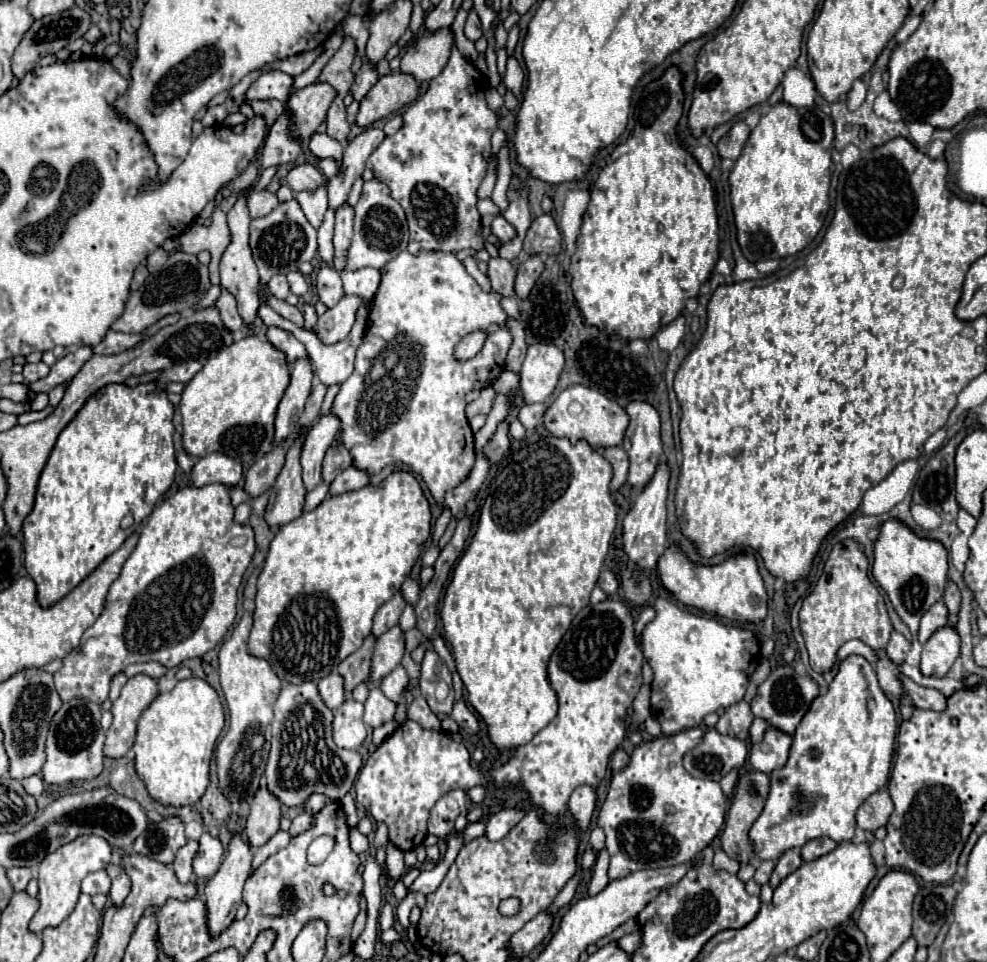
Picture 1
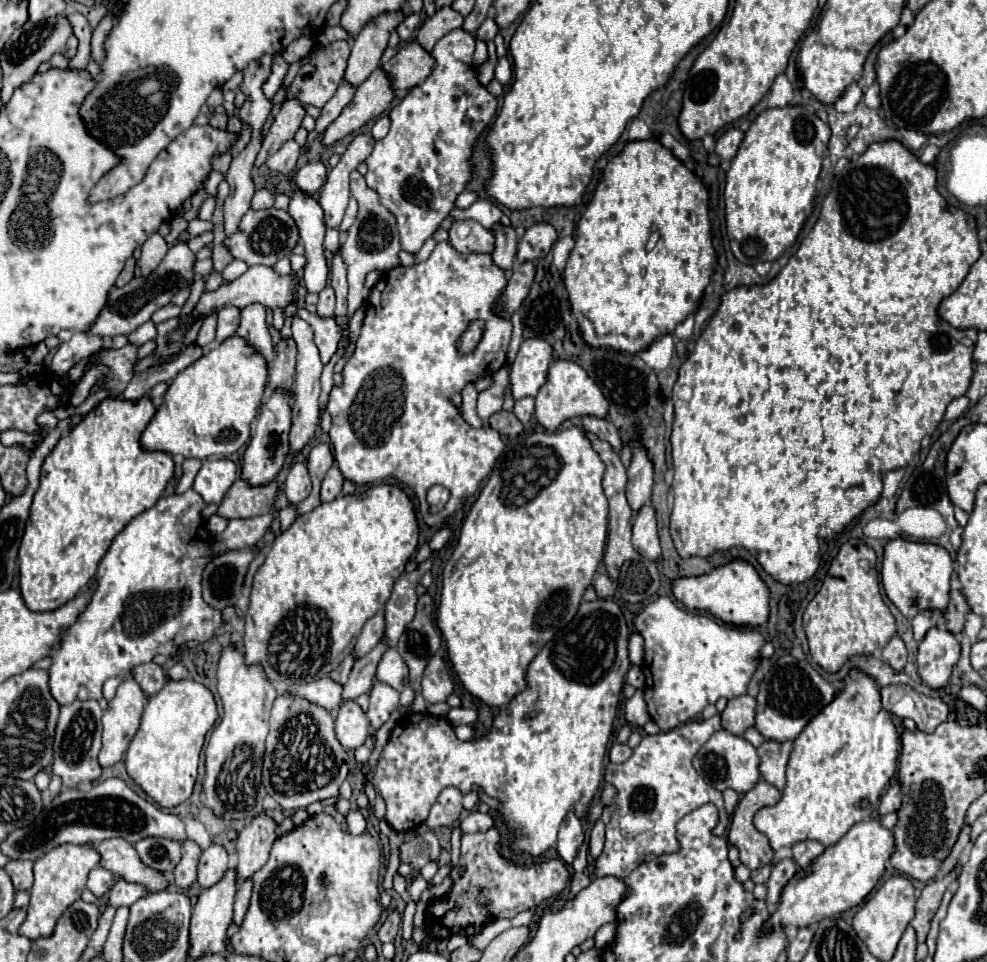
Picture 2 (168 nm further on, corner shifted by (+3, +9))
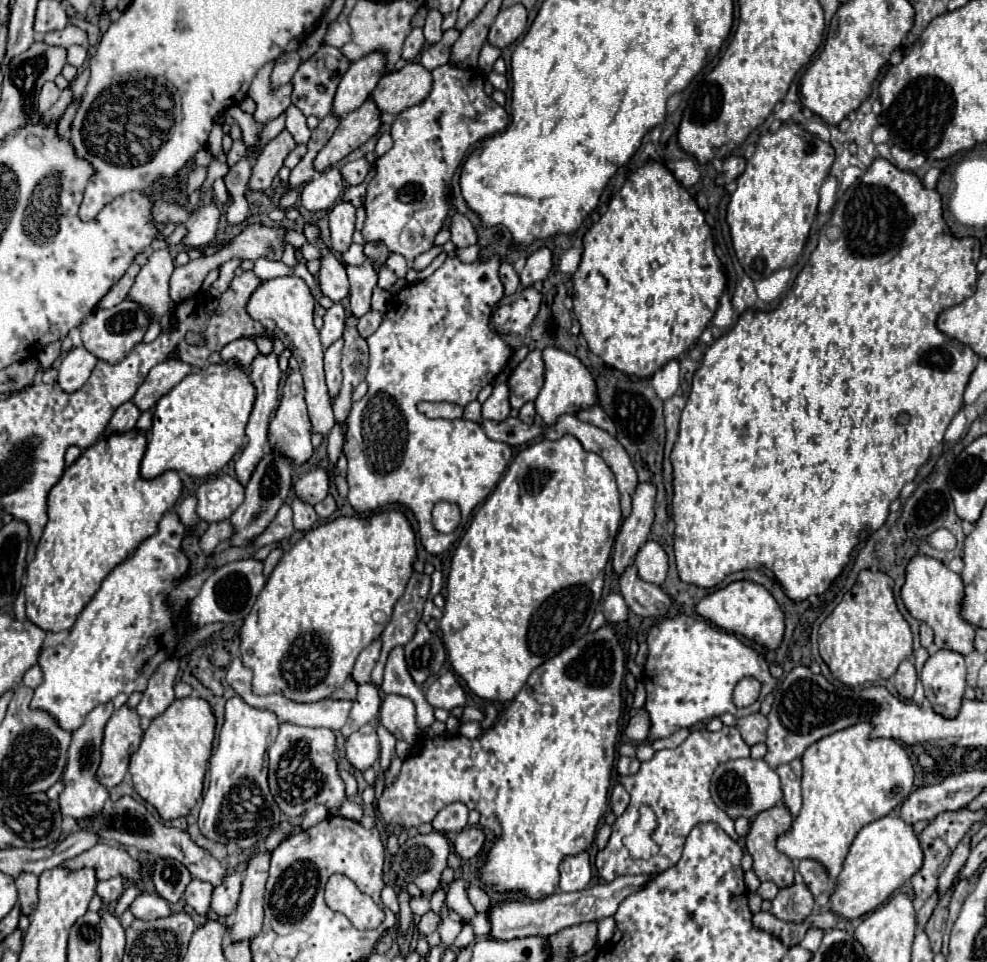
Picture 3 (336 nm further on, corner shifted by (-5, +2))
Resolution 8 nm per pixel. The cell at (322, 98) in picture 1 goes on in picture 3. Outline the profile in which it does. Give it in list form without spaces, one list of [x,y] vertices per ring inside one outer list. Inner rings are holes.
[[[283,129],[275,139],[271,139],[261,149],[261,155],[255,159],[249,187],[255,191],[267,191],[271,187],[275,175],[283,167],[285,157],[293,151],[293,147],[295,147],[295,139],[287,129]]]

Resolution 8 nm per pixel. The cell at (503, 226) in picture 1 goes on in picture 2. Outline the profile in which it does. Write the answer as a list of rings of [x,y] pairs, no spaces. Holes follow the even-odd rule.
[[[495,224],[491,230],[495,236],[495,250],[491,254],[493,262],[501,270],[511,270],[515,262],[515,252],[517,252],[515,230],[511,226],[501,226],[501,224]]]

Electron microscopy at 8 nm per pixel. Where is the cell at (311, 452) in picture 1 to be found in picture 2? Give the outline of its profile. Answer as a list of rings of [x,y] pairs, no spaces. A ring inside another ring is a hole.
[[[299,462],[291,468],[287,480],[285,480],[285,496],[291,504],[303,502],[311,492],[311,480],[305,468],[305,462]]]

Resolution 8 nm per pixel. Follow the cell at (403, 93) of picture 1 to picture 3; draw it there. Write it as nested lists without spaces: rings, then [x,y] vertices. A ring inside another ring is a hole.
[[[367,99],[361,107],[345,115],[329,139],[329,143],[319,151],[313,165],[317,171],[325,171],[327,167],[335,165],[359,145],[369,141],[381,127],[381,111],[373,99]]]

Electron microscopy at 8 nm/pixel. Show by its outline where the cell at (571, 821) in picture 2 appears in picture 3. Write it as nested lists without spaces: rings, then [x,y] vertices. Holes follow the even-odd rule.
[[[581,851],[577,855],[567,855],[561,861],[561,881],[559,881],[559,889],[561,891],[581,891],[589,885],[591,879],[591,861],[589,861],[589,853]]]

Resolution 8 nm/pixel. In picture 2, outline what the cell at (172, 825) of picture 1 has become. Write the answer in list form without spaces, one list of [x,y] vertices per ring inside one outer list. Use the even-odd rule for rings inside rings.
[[[149,838],[135,844],[141,862],[157,872],[173,872],[181,860],[181,844],[165,838]]]

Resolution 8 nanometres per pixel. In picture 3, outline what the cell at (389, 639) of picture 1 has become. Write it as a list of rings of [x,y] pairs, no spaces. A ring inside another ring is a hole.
[[[373,681],[361,683],[357,697],[353,701],[353,709],[349,713],[349,719],[345,723],[345,727],[341,729],[341,733],[347,737],[353,731],[357,731],[359,727],[363,727],[365,723],[375,723],[377,715],[379,715],[379,707],[381,707],[381,691]]]

